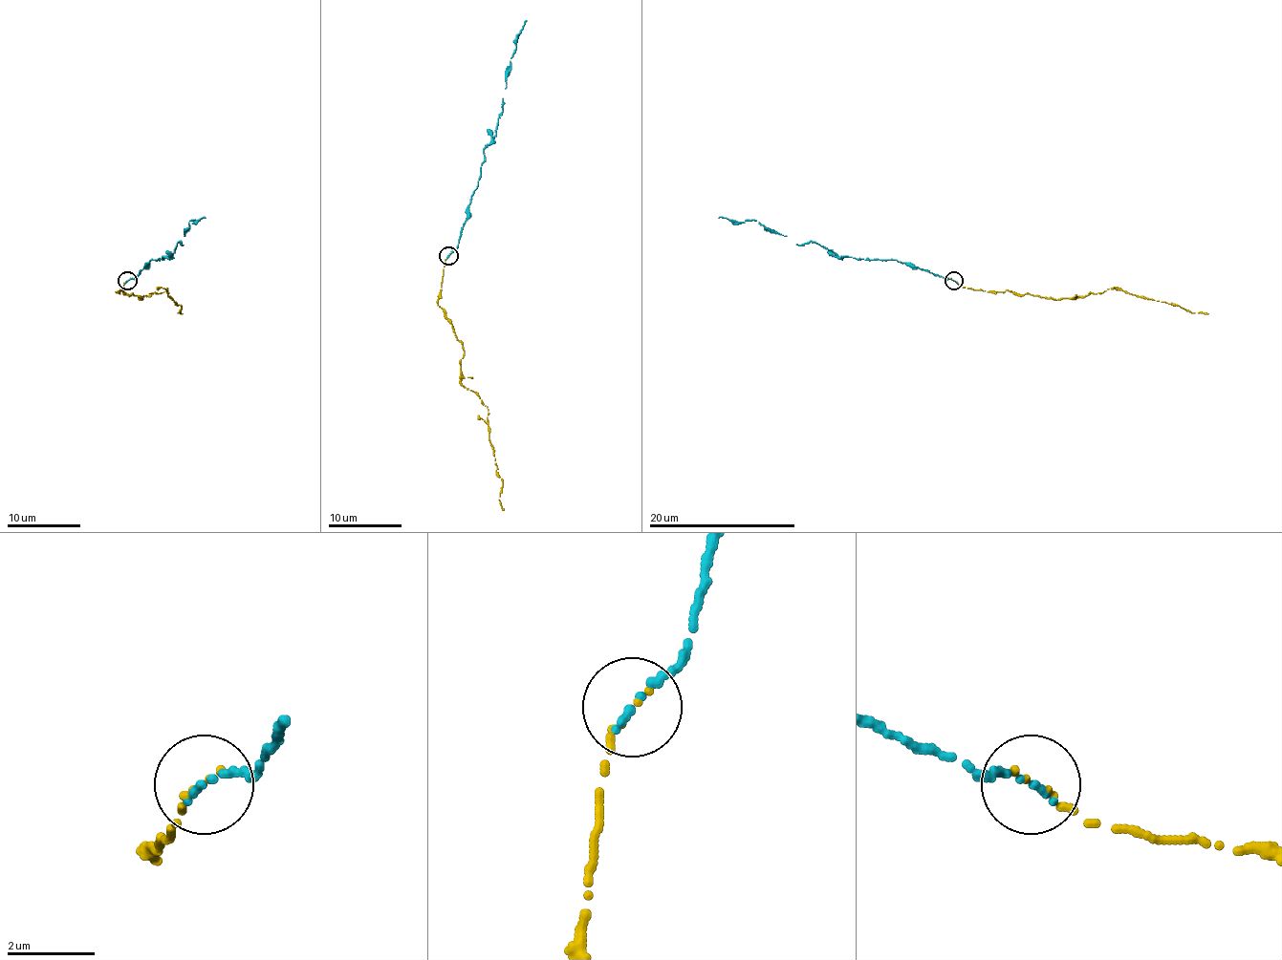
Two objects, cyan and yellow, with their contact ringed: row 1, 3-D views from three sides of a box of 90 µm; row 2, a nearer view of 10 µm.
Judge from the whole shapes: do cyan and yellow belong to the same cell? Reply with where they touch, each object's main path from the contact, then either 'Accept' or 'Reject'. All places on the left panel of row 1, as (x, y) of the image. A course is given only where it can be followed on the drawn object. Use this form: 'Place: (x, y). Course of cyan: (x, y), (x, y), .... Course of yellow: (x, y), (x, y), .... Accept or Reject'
Place: (127, 281). Course of cyan: (127, 281), (136, 279), (150, 259), (169, 257), (176, 243), (182, 245), (191, 219), (194, 223), (206, 217). Course of yellow: (128, 279), (116, 292), (143, 297), (140, 299), (167, 288), (167, 296), (182, 307), (178, 312), (182, 314). Accept

